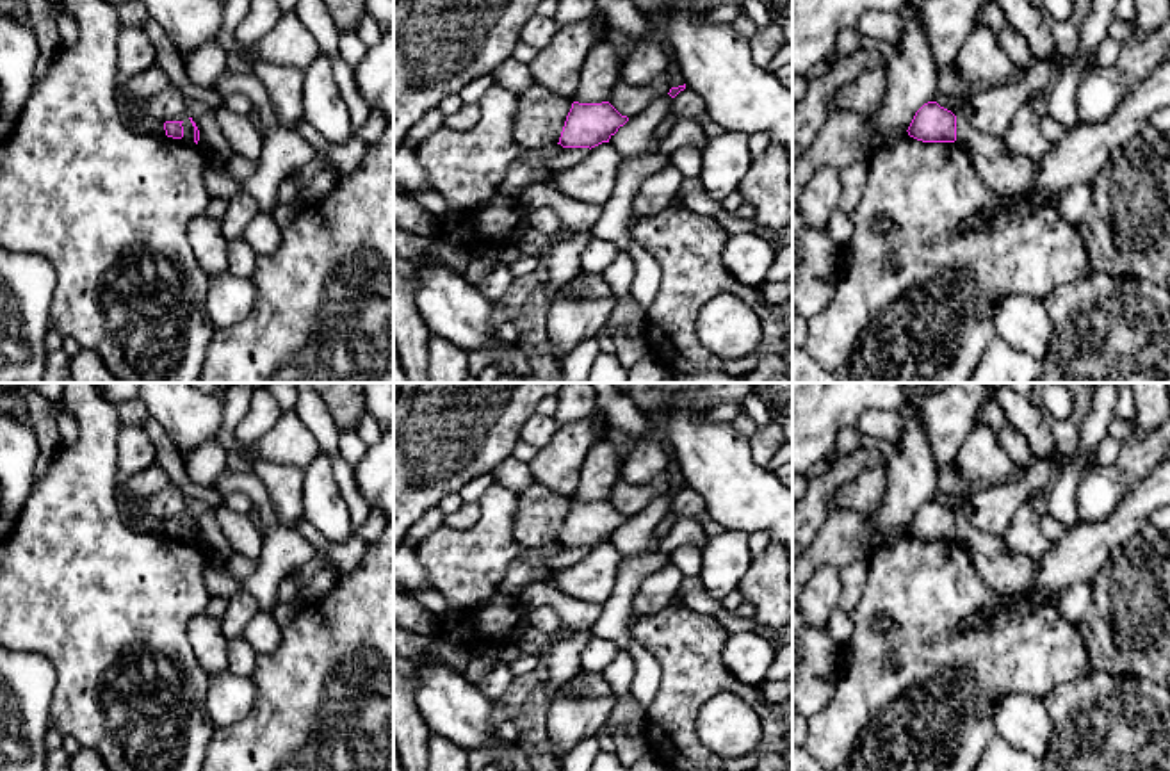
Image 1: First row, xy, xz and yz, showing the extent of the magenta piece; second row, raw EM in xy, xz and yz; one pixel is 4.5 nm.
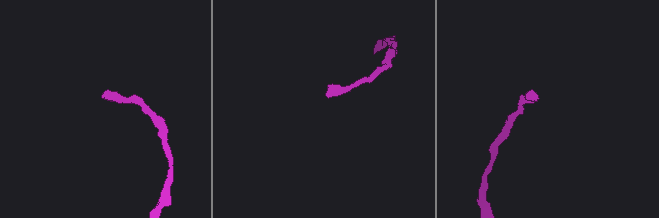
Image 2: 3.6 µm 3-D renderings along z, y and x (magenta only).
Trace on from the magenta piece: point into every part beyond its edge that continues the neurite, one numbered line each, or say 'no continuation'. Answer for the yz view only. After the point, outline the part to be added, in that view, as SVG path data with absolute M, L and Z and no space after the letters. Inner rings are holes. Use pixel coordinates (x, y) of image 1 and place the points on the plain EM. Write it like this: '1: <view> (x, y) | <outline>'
no continuation

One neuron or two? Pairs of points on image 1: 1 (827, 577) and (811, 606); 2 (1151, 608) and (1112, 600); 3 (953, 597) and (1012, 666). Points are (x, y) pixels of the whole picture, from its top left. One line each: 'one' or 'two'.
1: one
2: one
3: one

